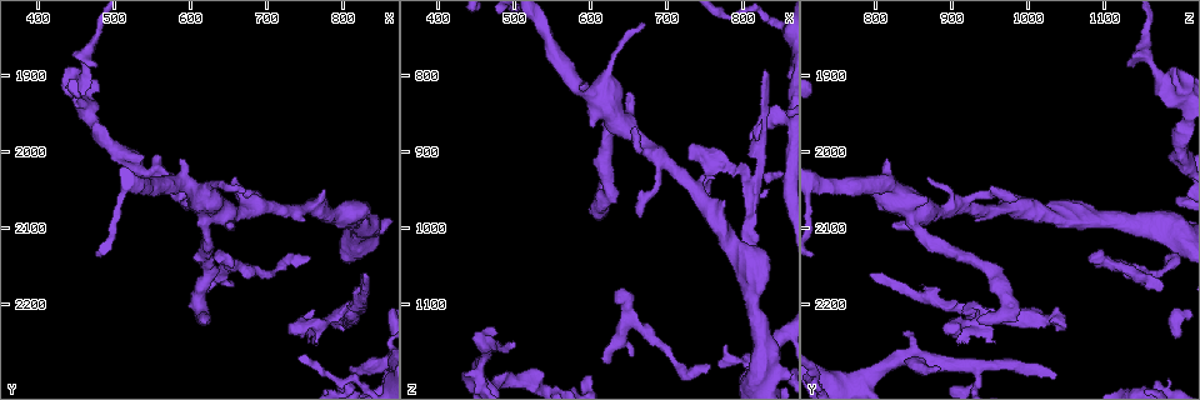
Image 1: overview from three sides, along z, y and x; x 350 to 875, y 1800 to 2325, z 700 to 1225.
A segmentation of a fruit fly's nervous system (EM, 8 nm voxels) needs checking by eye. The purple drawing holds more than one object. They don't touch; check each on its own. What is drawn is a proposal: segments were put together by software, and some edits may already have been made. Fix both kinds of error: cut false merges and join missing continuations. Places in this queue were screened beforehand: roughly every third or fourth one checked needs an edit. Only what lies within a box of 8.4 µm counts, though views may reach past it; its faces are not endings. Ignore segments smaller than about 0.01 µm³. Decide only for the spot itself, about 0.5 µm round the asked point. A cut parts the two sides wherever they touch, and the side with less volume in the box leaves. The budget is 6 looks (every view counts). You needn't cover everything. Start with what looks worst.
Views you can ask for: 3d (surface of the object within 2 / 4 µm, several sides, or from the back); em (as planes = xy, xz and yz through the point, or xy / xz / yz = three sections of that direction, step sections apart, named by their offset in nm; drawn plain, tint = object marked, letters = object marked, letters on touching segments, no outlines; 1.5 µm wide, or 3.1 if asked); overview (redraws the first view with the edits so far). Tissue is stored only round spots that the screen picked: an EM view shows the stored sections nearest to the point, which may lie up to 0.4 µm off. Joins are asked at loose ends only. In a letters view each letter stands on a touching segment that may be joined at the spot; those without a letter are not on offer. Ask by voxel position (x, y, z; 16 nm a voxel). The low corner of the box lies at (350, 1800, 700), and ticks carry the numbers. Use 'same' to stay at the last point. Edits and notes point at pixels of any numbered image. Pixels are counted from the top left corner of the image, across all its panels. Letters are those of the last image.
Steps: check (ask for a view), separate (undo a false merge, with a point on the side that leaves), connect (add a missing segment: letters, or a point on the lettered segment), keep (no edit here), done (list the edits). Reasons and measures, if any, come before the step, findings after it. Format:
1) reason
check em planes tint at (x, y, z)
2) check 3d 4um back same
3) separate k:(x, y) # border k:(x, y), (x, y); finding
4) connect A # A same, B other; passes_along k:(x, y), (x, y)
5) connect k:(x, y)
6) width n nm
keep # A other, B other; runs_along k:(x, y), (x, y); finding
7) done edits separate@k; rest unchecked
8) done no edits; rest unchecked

tapers out
check em planes tint at (760, 2135, 1180)

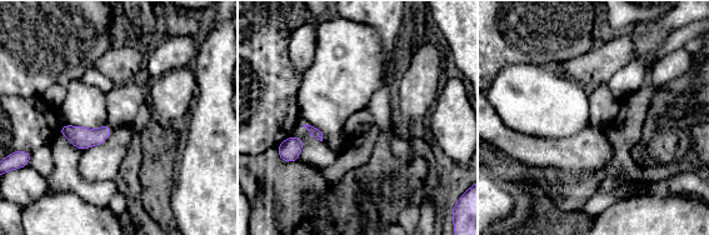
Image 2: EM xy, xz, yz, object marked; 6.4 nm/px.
see the neighbours
check em planes letters same

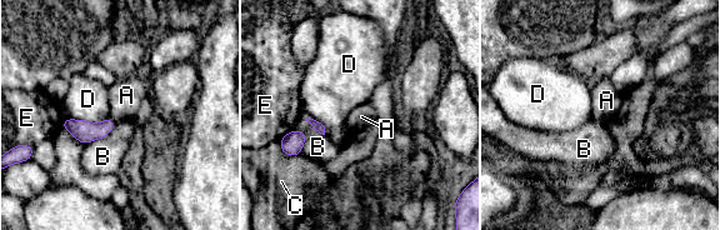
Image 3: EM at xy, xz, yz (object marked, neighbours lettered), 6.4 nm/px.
longest_contact D 300 nm
keep # A other, B other, C other, D other, E other; border 3:(110, 116), (115, 123); no lettered segment goes on from it

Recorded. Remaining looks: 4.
an open end
check em planes plain at (620, 2180, 1175)

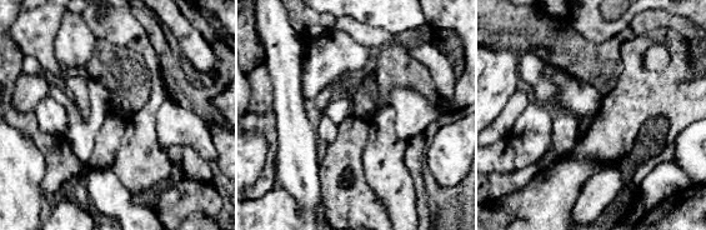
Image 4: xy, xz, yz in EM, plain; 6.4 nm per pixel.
see the neighbours
check em planes letters same

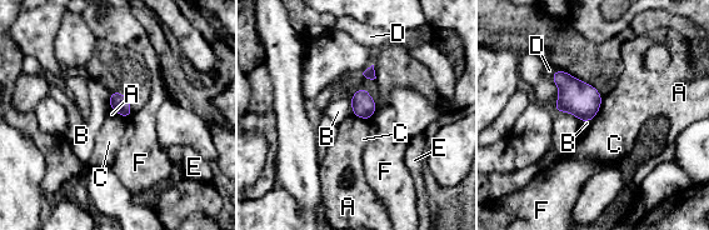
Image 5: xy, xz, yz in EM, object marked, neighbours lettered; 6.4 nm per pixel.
longest_contact A 140 nm
keep # A other, B other, C other, D other, E other, F other; border 5:(603, 98), (602, 105), (594, 116); none of them fits

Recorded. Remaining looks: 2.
branch stops here
check em planes letters at (465, 1925, 1170)

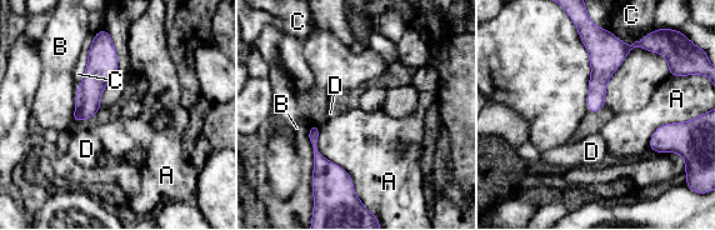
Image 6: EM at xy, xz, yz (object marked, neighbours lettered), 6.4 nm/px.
longest_contact A 500 nm
keep # A other, B other, C other, D other; runs_along 6:(106, 36), (101, 68), (75, 118); none of them fits

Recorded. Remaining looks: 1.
done no edits; rest unchecked

